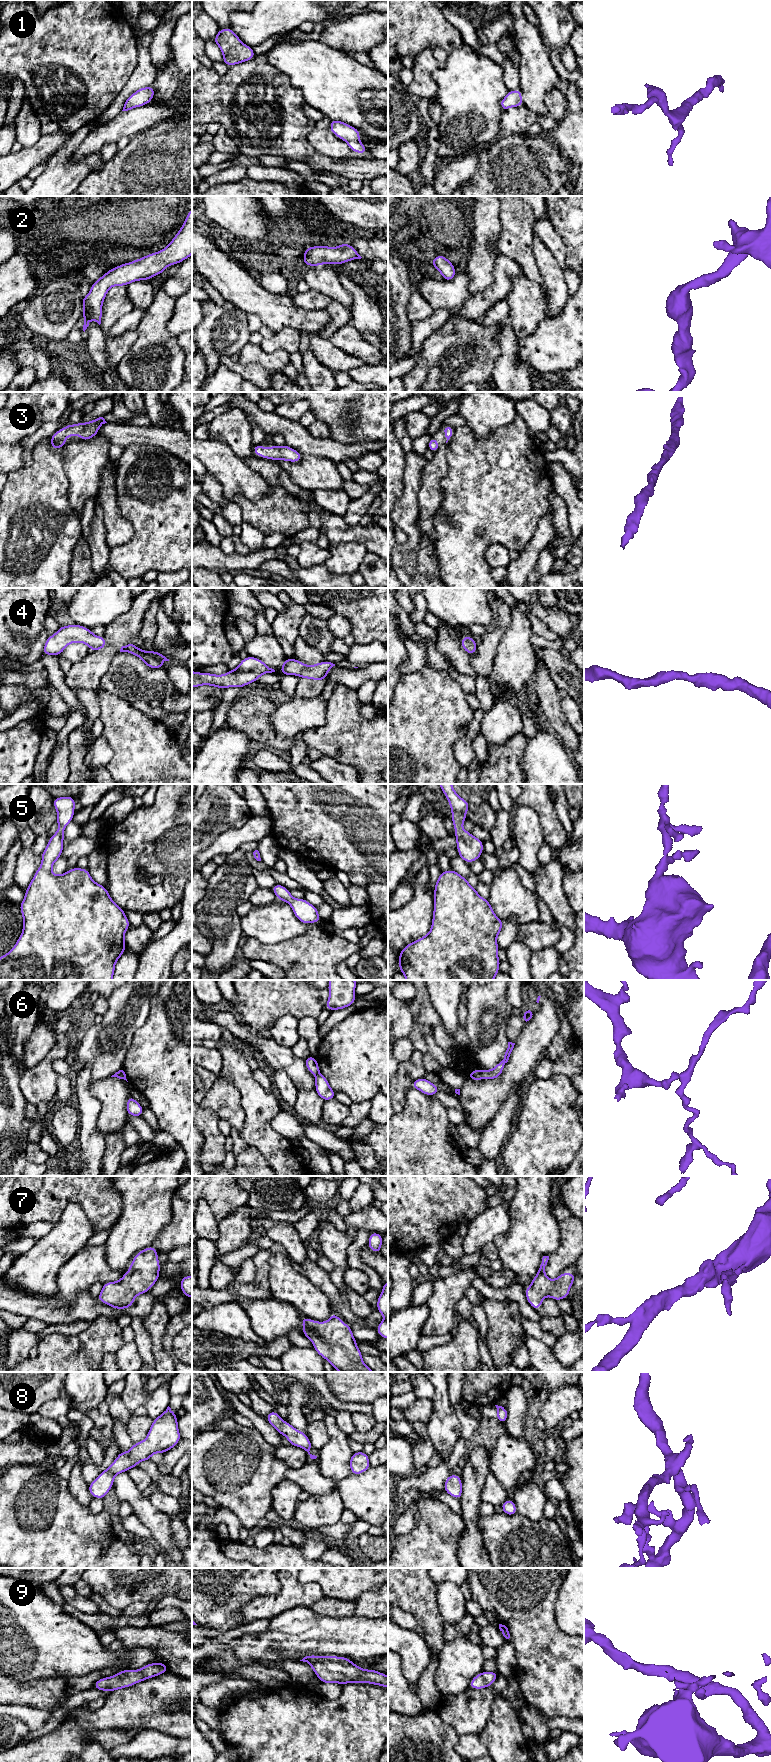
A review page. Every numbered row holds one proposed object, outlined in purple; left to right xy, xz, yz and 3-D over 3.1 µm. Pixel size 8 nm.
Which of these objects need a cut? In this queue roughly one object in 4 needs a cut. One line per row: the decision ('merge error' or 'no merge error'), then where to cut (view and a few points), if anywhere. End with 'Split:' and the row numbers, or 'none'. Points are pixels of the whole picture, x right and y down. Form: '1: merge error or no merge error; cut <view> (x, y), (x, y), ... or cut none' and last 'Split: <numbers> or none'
1: no merge error; cut none
2: no merge error; cut none
3: no merge error; cut none
4: no merge error; cut none
5: no merge error; cut none
6: merge error; cut yz (481, 1070), (483, 1077)
7: no merge error; cut none
8: no merge error; cut none
9: no merge error; cut none
Split: 6

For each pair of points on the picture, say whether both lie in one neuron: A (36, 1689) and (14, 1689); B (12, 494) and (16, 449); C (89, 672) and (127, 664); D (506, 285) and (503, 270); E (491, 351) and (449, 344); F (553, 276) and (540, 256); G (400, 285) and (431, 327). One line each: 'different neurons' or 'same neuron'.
A: same neuron
B: different neurons
C: different neurons
D: same neuron
E: same neuron
F: same neuron
G: different neurons

